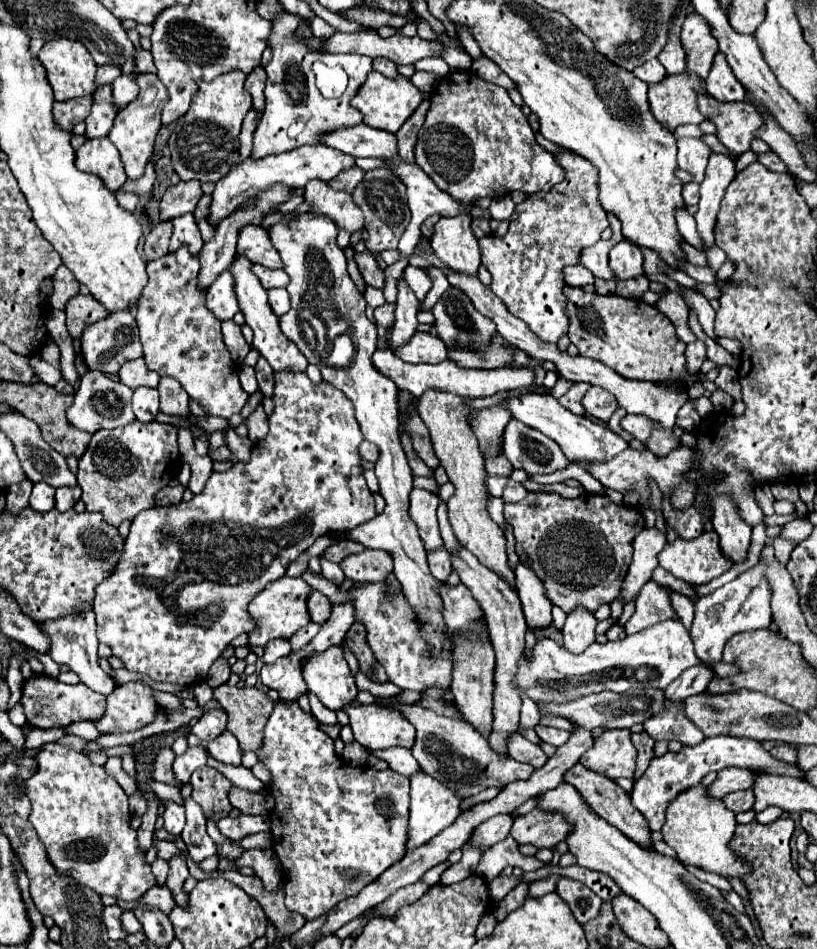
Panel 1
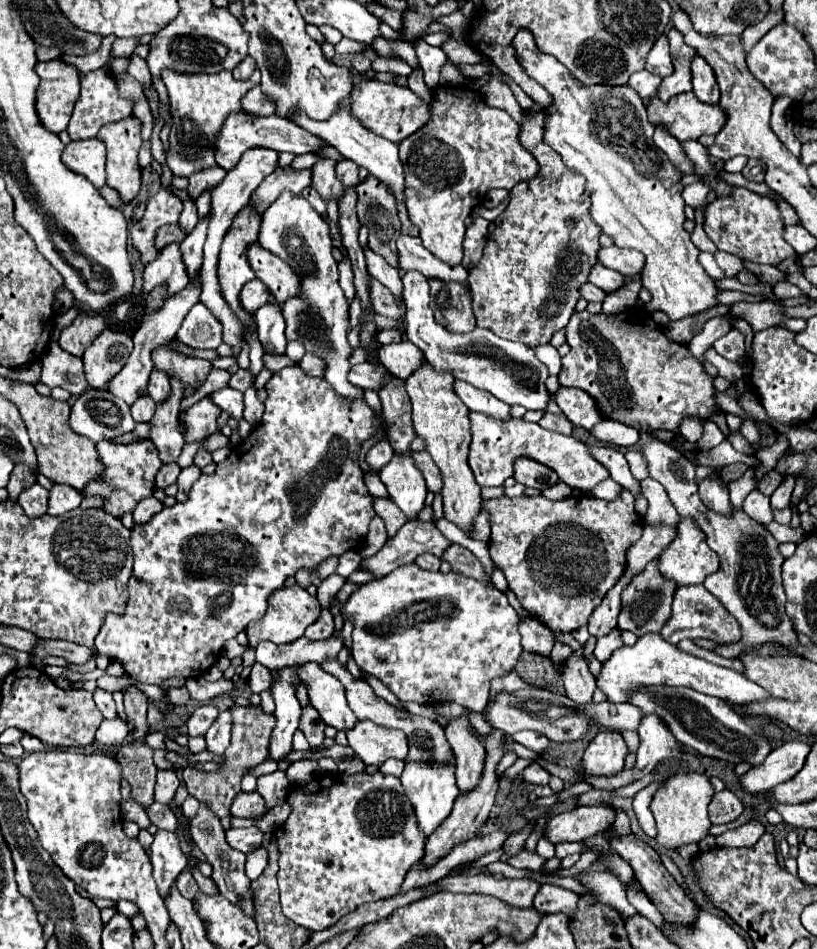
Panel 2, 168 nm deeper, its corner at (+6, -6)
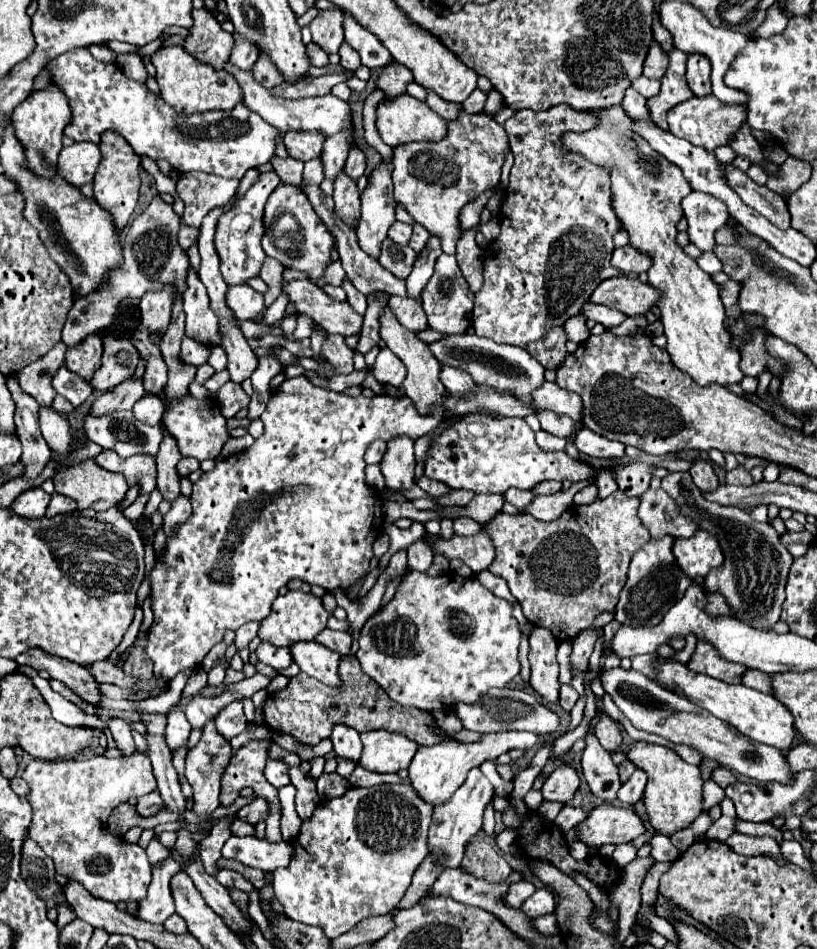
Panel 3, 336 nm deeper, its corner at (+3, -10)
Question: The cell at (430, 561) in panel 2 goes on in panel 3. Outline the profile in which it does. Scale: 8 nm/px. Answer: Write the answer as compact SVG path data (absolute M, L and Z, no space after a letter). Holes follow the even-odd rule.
M421 539L407 549L407 555L409 555L409 567L415 571L427 571L433 563L433 551Z

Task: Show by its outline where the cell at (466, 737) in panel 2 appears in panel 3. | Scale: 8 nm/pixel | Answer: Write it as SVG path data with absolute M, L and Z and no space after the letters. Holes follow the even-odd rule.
M479 767L471 769L465 783L457 789L457 793L453 793L453 797L441 805L433 809L433 821L429 827L429 849L431 853L439 855L441 853L445 857L441 857L441 863L445 867L459 867L461 859L465 855L465 845L469 843L469 839L481 829L481 817L485 811L485 805L491 801L493 797L493 785L487 781L487 777L481 773Z

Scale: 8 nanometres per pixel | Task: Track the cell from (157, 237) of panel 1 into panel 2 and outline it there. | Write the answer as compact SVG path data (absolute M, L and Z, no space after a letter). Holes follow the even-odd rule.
M164 225L156 233L158 249L162 249L164 245L170 245L170 243L180 243L180 241L184 241L184 237L186 237L186 231L182 231L178 225Z

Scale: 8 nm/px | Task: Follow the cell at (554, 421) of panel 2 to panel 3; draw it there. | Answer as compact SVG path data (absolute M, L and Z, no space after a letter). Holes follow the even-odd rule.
M537 431L535 437L537 437L537 445L543 451L563 451L565 449L565 439L561 439L561 437L553 437L545 431Z

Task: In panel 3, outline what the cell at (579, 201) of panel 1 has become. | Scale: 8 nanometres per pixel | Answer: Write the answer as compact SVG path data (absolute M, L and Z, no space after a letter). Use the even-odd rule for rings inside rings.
M557 105L547 111L523 109L505 121L515 165L499 215L501 235L483 251L485 281L475 293L473 307L473 331L477 335L495 339L497 343L527 347L533 341L545 339L549 329L577 315L601 281L621 275L621 271L611 265L611 253L615 249L611 235L619 231L619 221L609 207L609 171L579 155L565 153L559 143L563 131L587 131L593 123L591 113L577 111L569 105Z

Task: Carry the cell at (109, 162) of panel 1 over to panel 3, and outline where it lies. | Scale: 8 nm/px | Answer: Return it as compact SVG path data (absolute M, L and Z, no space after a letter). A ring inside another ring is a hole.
M73 143L59 153L61 175L73 185L93 183L97 165L101 163L101 149L95 143Z

